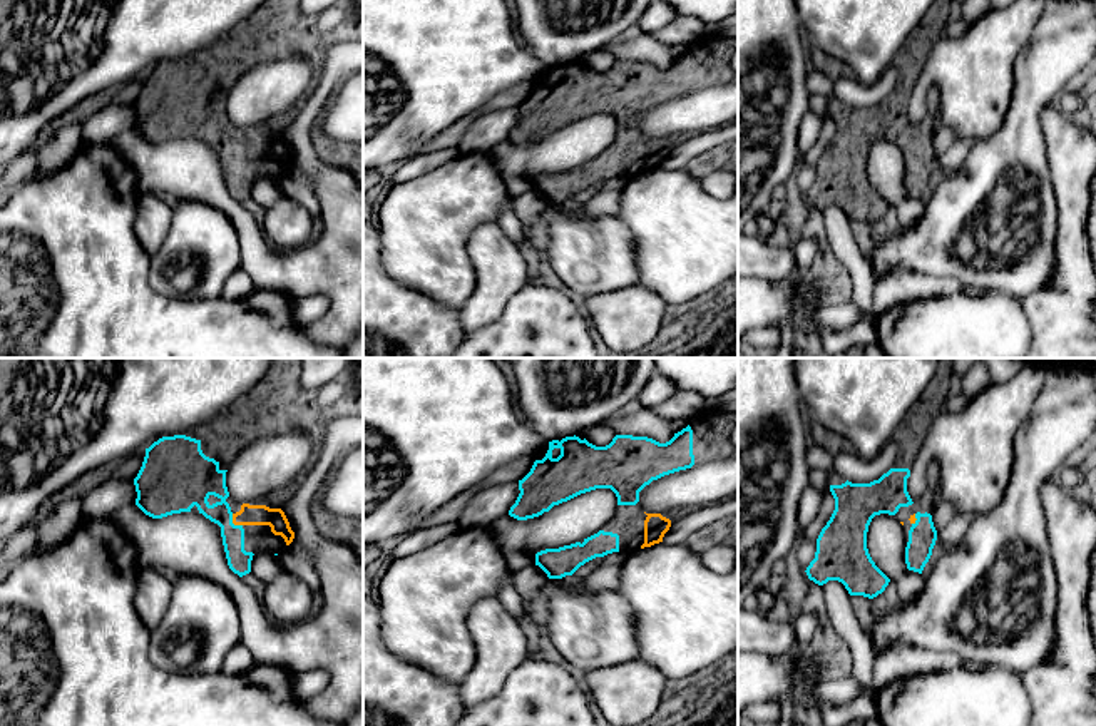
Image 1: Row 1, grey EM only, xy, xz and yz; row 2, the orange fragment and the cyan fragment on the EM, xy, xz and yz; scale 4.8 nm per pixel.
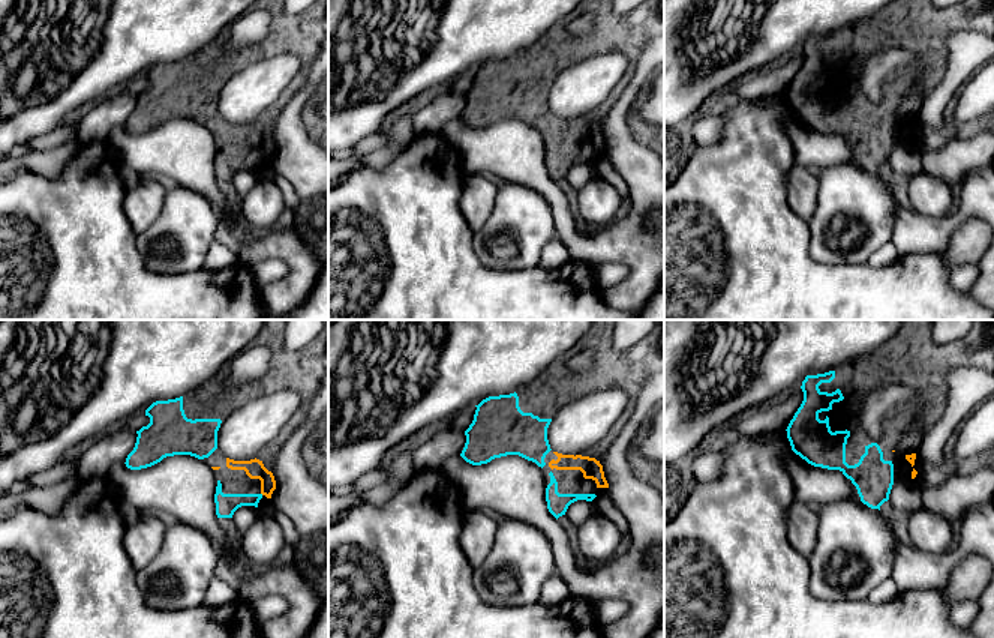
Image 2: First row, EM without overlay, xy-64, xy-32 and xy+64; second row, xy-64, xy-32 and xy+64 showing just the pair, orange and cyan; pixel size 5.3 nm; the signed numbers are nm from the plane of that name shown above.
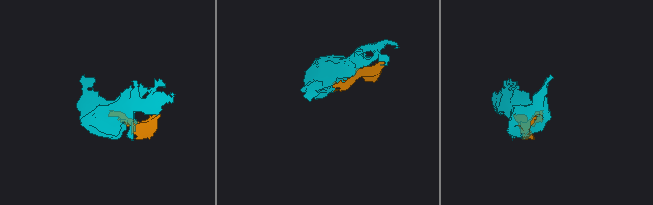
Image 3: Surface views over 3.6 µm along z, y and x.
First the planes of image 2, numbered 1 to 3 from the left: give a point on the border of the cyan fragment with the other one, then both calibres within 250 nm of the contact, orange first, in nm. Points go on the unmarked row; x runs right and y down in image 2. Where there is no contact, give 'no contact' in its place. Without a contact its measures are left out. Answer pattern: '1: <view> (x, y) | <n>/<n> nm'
1: no contact
2: no contact
3: no contact

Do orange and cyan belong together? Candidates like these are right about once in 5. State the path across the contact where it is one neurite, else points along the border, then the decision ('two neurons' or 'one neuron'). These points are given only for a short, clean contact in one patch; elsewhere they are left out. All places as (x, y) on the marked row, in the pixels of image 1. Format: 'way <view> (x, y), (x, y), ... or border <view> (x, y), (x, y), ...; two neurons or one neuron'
one neuron

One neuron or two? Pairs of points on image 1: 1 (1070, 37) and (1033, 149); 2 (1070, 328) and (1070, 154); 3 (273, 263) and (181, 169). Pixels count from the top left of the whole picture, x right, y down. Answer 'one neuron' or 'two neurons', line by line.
1: one neuron
2: one neuron
3: one neuron

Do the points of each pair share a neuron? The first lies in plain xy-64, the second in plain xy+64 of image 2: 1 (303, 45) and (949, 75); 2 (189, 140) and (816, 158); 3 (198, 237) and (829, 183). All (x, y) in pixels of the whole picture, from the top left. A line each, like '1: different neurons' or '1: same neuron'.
1: different neurons
2: same neuron
3: same neuron

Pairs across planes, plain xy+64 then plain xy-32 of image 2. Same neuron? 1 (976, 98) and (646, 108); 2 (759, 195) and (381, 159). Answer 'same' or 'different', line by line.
1: same
2: different

